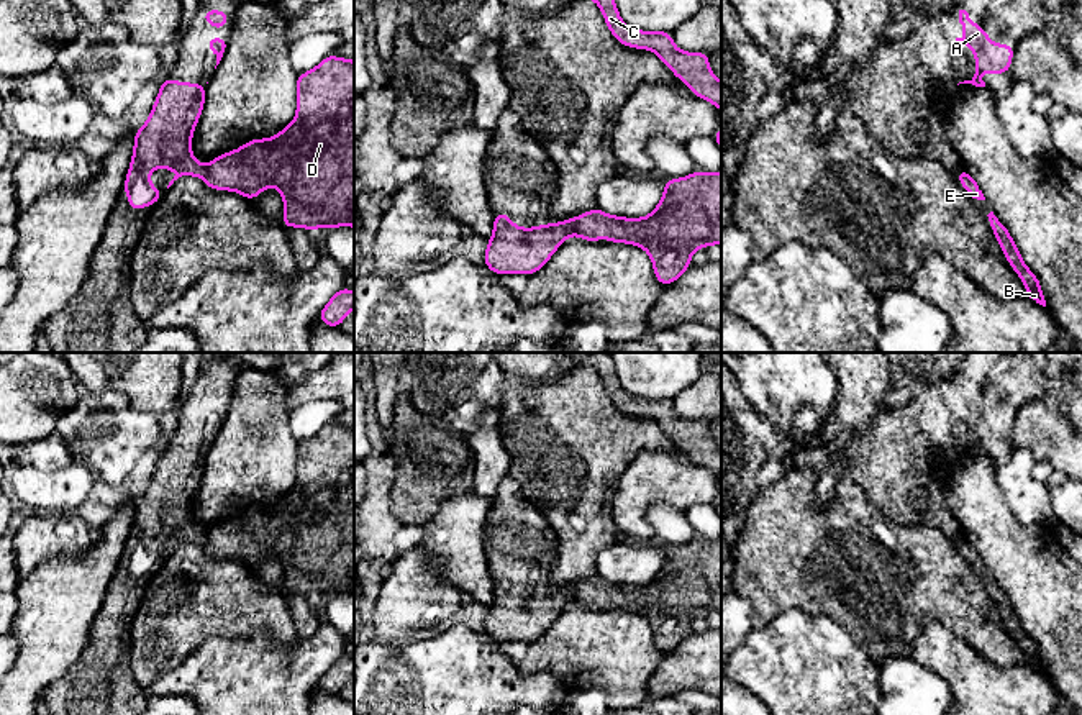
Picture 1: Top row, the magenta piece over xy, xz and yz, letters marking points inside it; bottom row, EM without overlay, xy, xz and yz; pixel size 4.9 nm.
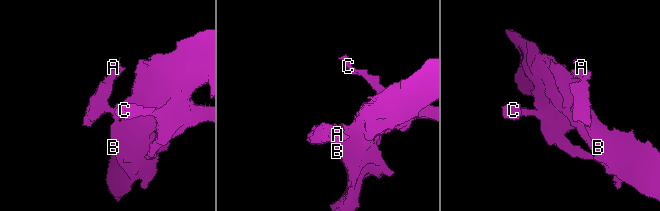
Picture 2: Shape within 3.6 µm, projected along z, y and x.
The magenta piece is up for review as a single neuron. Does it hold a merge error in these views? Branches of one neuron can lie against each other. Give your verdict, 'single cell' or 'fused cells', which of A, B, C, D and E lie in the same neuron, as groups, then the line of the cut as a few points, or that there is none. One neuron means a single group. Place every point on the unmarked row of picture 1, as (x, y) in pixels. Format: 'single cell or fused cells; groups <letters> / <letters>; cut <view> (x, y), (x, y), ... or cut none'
fused cells; groups A / B C D E; cut xz (574, 587), (571, 601)

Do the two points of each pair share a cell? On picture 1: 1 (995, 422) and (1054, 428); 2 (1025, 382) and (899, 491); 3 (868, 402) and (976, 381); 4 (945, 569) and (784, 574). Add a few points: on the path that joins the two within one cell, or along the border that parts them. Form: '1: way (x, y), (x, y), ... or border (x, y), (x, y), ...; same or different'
1: border (1040, 396), (1027, 399), (1017, 409), (1009, 438); different
2: way (987, 394), (950, 415), (912, 453); same
3: border (886, 410), (864, 433), (856, 437); different
4: way (905, 571), (856, 578), (843, 564), (823, 566); same

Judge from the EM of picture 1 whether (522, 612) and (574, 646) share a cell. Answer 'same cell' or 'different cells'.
different cells

